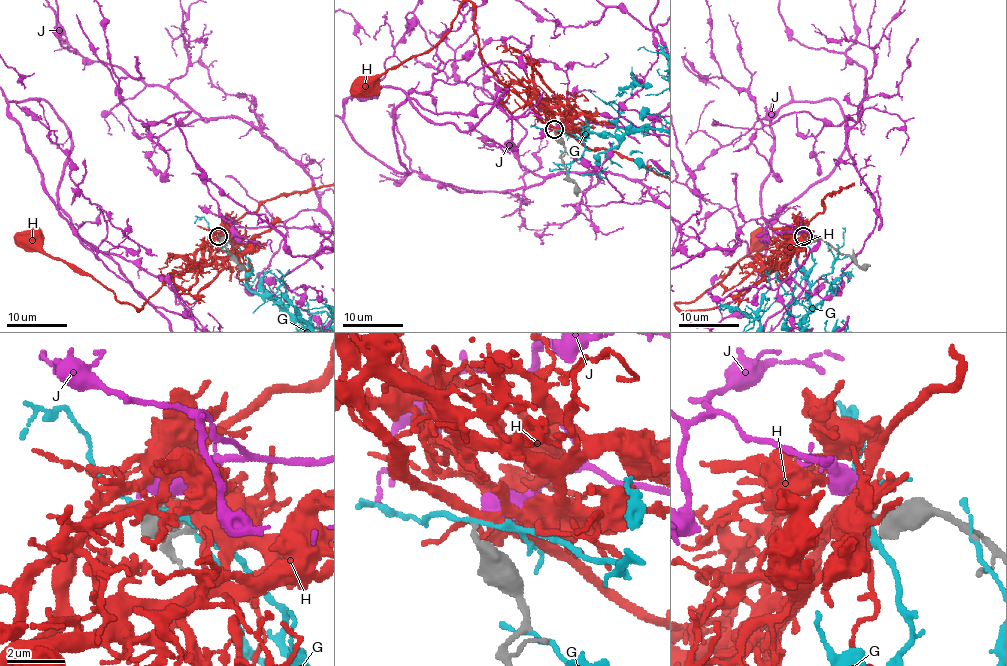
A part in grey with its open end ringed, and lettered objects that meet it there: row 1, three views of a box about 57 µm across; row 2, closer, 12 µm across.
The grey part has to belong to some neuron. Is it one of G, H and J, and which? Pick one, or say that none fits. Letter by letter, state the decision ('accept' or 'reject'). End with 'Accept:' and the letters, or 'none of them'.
G: reject
H: reject
J: accept
Accept: J

